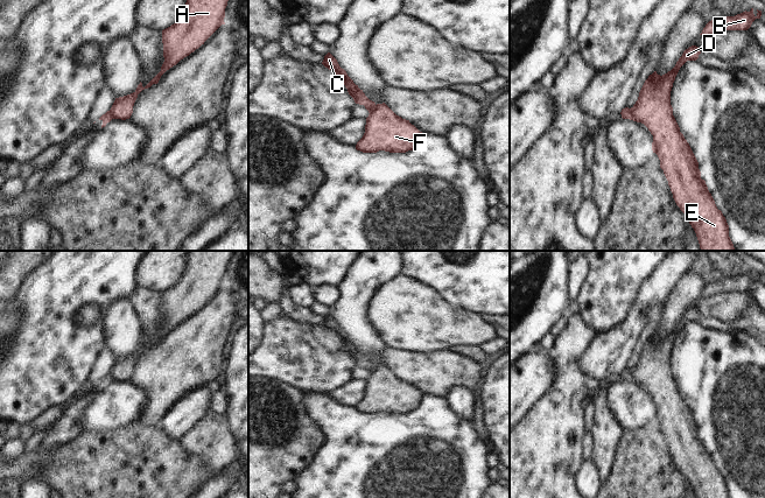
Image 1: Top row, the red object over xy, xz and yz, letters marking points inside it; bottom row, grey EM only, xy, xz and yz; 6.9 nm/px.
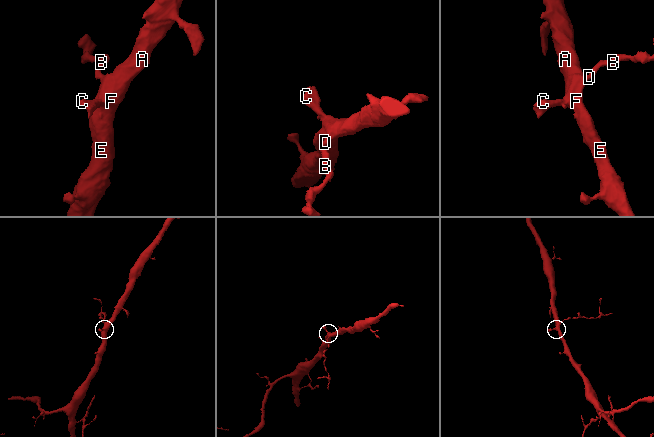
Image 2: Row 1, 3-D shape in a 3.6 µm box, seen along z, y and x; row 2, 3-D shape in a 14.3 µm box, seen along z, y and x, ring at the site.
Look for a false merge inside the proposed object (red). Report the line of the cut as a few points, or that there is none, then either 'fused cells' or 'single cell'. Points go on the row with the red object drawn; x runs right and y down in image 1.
cut xz (376, 105), (366, 119); fused cells

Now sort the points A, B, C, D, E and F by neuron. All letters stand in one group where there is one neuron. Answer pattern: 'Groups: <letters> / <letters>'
Groups: A B D E F / C.

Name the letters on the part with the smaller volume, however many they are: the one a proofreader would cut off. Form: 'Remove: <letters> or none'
Remove: C

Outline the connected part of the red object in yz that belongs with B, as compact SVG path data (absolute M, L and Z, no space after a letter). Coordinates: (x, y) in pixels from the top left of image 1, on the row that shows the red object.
M753 8L750 12L743 12L735 16L723 16L722 19L714 19L709 21L700 35L709 35L721 30L748 30L756 19L760 19L762 10L757 9L753 14Z

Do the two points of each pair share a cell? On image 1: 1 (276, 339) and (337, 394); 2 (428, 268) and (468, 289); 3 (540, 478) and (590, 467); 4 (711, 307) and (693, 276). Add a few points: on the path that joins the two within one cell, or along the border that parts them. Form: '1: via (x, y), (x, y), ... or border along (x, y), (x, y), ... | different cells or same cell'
1: border along (351, 379), (328, 394) | different cells
2: via (437, 268), (444, 268), (458, 280) | same cell
3: border along (584, 458), (576, 474), (576, 485) | different cells
4: border along (699, 295), (685, 309) | different cells

